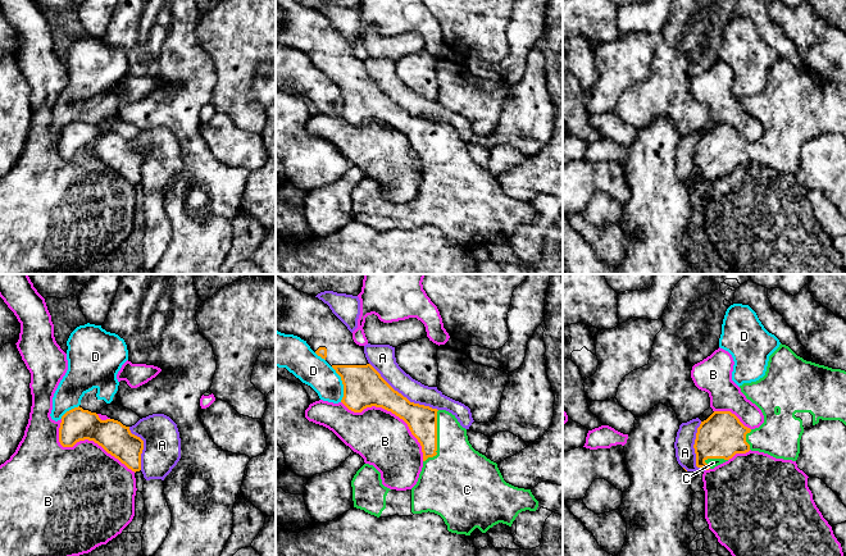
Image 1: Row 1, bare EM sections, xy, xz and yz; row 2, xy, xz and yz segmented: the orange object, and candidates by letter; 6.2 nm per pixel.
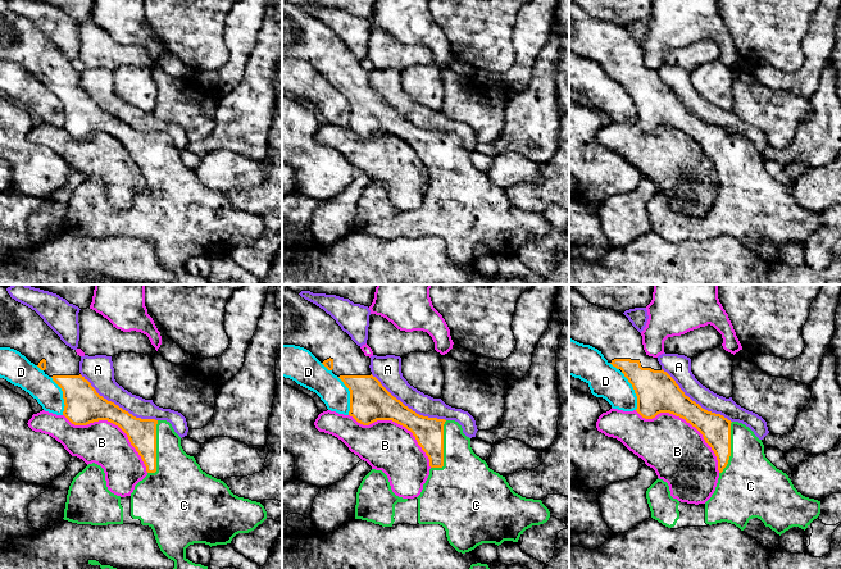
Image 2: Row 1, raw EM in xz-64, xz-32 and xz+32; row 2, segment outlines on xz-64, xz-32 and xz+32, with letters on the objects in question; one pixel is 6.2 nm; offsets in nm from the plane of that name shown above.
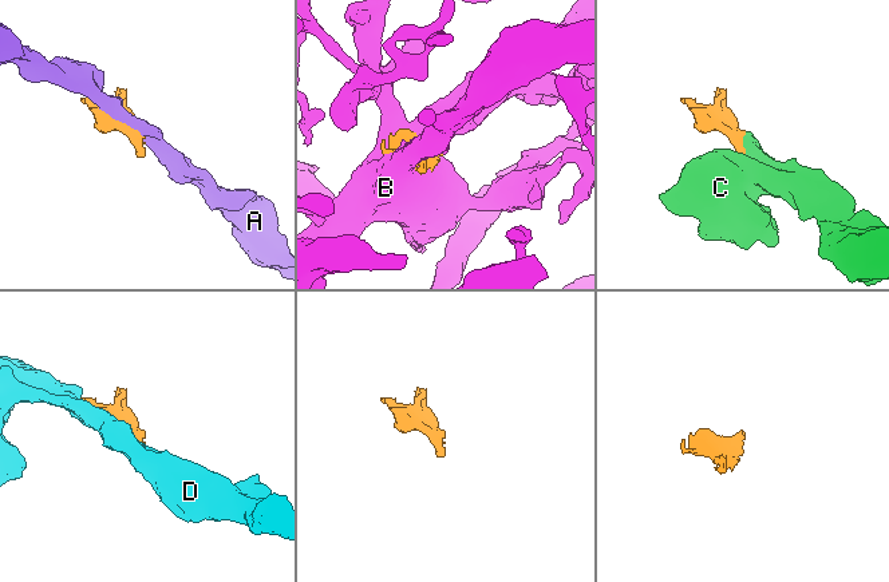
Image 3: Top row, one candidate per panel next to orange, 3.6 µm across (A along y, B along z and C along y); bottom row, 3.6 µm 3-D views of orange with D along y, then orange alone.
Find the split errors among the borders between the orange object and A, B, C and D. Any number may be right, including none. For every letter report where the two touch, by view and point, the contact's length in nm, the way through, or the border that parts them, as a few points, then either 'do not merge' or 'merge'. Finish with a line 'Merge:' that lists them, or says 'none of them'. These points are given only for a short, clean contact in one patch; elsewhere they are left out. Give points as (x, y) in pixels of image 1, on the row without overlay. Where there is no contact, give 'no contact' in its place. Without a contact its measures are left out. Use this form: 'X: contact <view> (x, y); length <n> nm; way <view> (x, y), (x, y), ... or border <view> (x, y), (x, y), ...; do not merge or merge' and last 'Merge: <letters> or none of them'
A: contact xz (401, 108); length 550 nm; do not merge
B: contact xz (392, 126); length 650 nm; do not merge
C: contact xz (436, 151); length 340 nm; merge
D: contact xz (342, 96); length 240 nm; do not merge
Merge: C

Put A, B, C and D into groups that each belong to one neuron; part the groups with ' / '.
A / B / C / D

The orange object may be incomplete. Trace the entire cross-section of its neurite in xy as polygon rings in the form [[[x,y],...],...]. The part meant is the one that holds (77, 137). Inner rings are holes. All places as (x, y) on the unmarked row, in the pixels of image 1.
[[[74,120],[62,129],[59,155],[73,160],[79,154],[94,154],[132,184],[141,183],[144,154],[129,140],[114,132],[101,133],[96,126]]]

